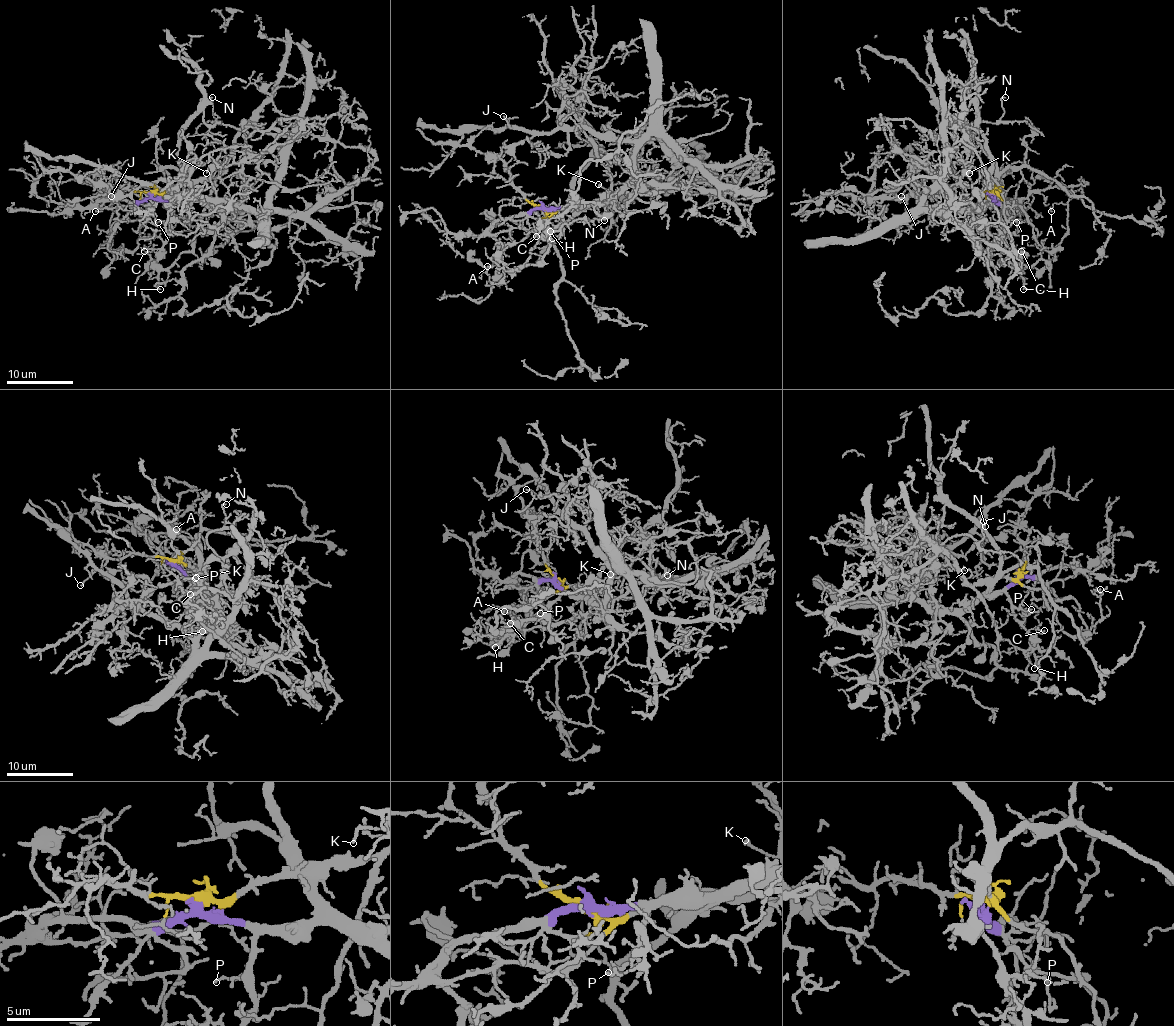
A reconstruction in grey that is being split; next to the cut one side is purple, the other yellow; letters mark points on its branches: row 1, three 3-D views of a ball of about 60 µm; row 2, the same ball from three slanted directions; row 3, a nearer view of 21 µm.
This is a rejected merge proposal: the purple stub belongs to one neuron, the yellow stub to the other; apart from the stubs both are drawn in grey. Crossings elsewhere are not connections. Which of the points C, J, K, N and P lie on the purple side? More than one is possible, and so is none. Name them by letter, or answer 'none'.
C, J, P

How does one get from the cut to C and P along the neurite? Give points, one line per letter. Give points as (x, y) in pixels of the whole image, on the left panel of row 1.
C: (151, 195), (171, 205), (171, 230), (166, 243), (157, 252), (144, 252)
P: (151, 195), (166, 200), (171, 208), (169, 218), (157, 222)

